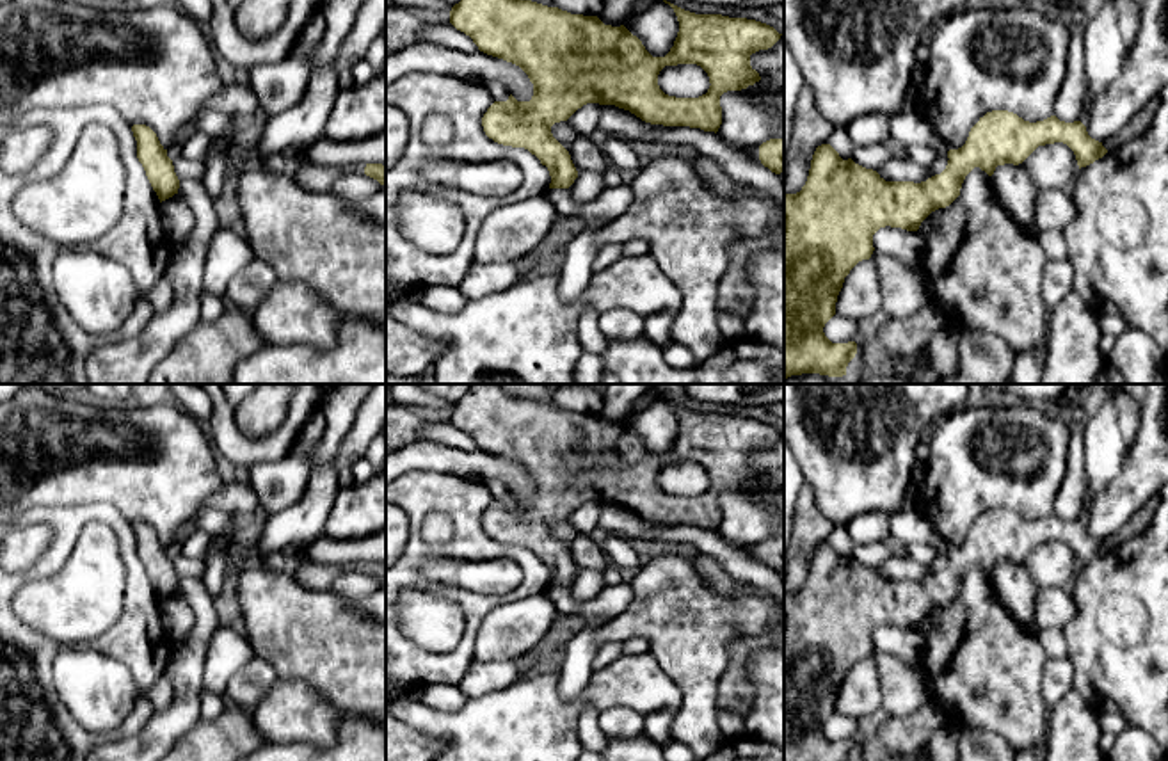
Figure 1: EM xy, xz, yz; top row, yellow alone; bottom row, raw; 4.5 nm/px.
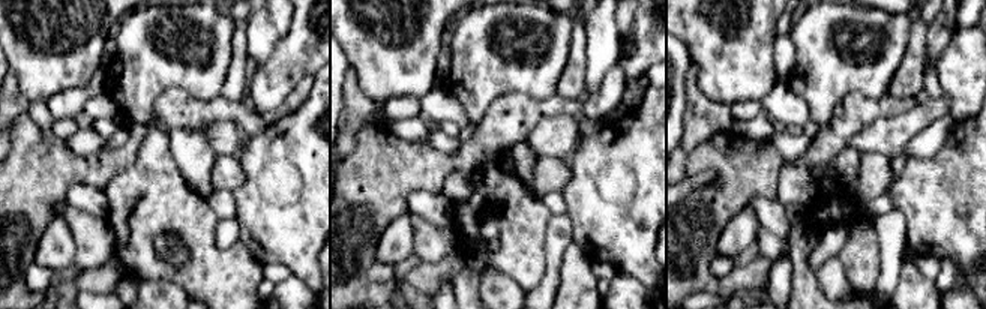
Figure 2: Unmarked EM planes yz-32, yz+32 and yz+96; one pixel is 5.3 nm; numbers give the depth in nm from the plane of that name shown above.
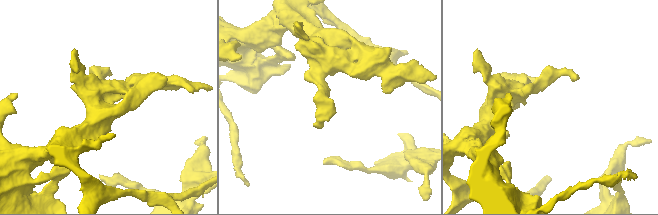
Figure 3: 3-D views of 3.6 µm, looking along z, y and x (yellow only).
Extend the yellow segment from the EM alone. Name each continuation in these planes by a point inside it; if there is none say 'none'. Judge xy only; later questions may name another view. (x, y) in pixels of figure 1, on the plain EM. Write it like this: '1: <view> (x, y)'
none

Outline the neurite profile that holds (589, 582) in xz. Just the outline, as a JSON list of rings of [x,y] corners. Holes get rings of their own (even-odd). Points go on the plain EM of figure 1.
[[[580,569],[578,576],[571,583],[571,590],[576,601],[592,599],[604,587],[603,569]]]

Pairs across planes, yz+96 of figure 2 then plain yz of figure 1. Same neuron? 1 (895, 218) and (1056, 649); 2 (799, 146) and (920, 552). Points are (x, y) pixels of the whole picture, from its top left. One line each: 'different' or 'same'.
1: different
2: different

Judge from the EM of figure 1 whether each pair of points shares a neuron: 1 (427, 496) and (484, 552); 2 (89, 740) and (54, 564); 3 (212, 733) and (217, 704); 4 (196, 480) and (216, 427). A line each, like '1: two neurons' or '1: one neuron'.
1: one neuron
2: one neuron
3: two neurons
4: two neurons

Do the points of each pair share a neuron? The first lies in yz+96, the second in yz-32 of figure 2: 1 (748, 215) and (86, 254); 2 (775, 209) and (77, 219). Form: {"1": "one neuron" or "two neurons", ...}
{"1": "two neurons", "2": "two neurons"}

